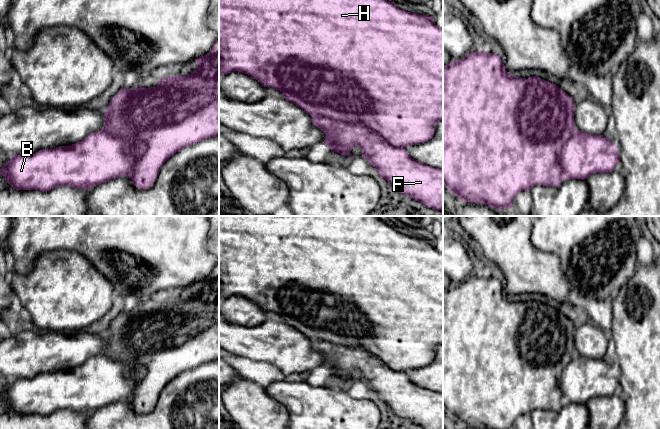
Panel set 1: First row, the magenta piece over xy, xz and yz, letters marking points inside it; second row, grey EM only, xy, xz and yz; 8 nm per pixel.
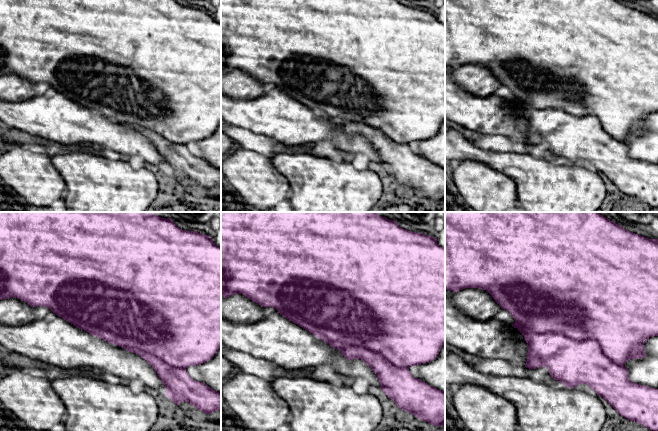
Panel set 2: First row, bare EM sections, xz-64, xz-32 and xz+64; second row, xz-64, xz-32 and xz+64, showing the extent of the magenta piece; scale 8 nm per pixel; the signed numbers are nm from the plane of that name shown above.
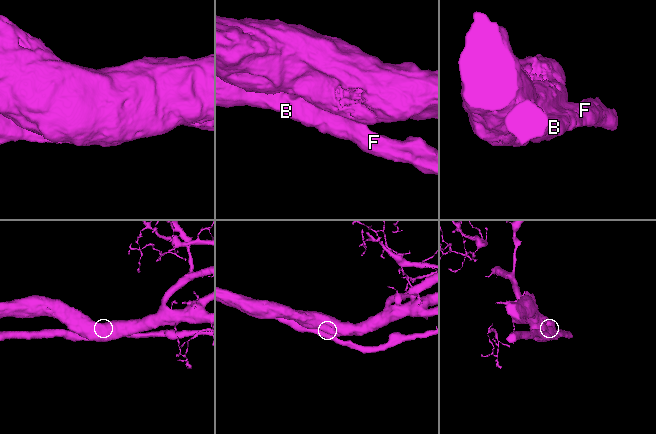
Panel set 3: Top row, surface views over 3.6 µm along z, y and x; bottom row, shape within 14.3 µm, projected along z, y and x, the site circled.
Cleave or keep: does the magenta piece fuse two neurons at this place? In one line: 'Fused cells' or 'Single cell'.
Fused cells

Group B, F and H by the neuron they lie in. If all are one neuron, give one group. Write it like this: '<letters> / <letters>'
B F / H

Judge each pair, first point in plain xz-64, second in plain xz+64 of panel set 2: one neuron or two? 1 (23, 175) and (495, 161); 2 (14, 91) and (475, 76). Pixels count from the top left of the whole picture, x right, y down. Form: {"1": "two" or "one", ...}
{"1": "two", "2": "one"}

